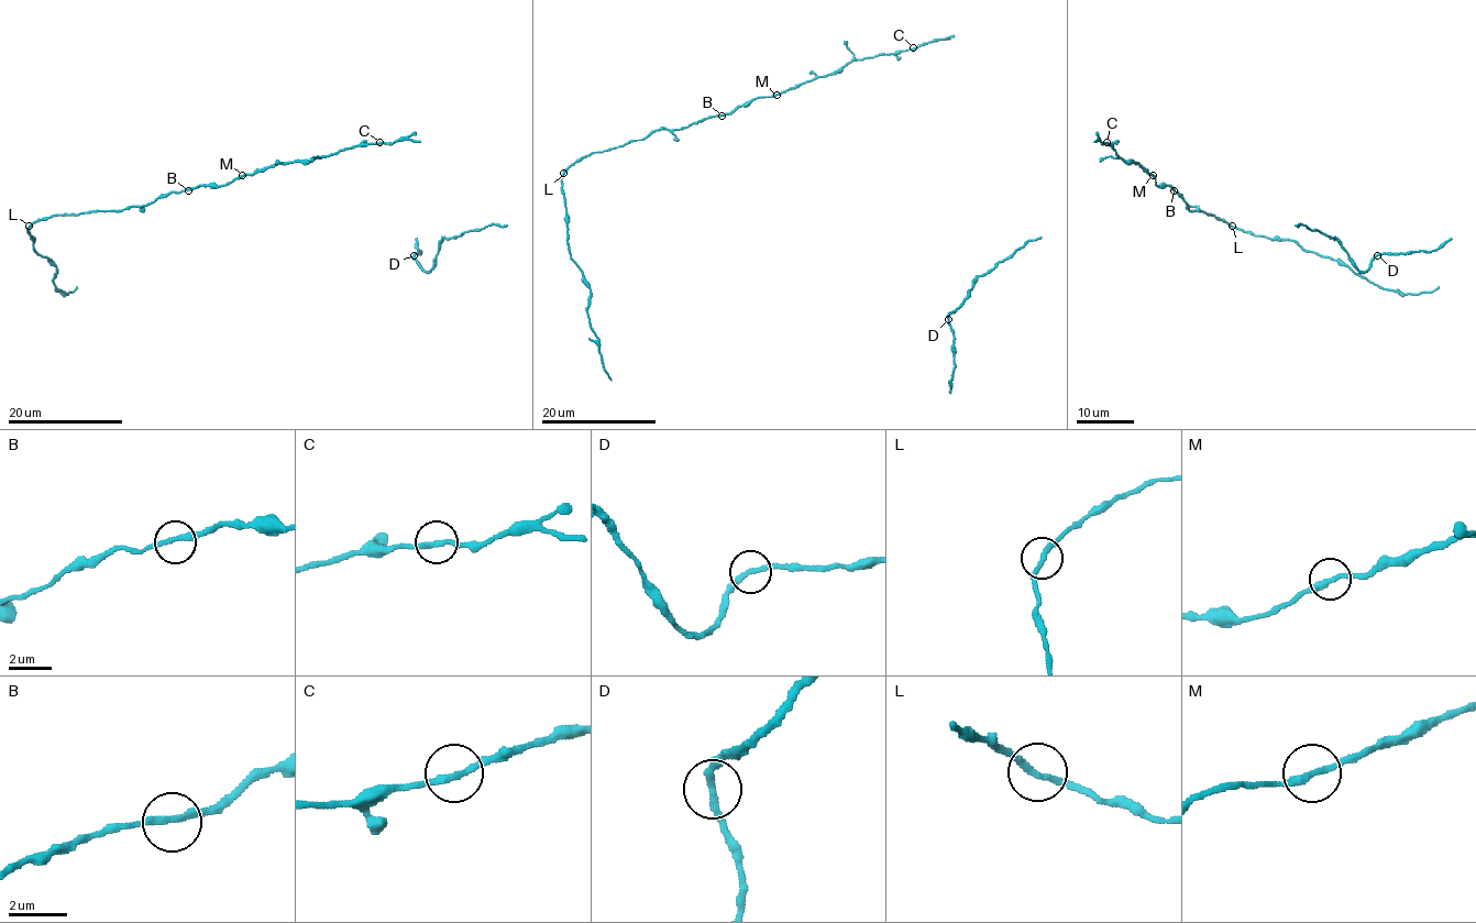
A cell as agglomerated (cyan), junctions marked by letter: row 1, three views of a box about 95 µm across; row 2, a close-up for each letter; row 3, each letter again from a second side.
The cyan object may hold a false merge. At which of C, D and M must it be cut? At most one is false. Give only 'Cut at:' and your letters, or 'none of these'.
Cut at: none of these

